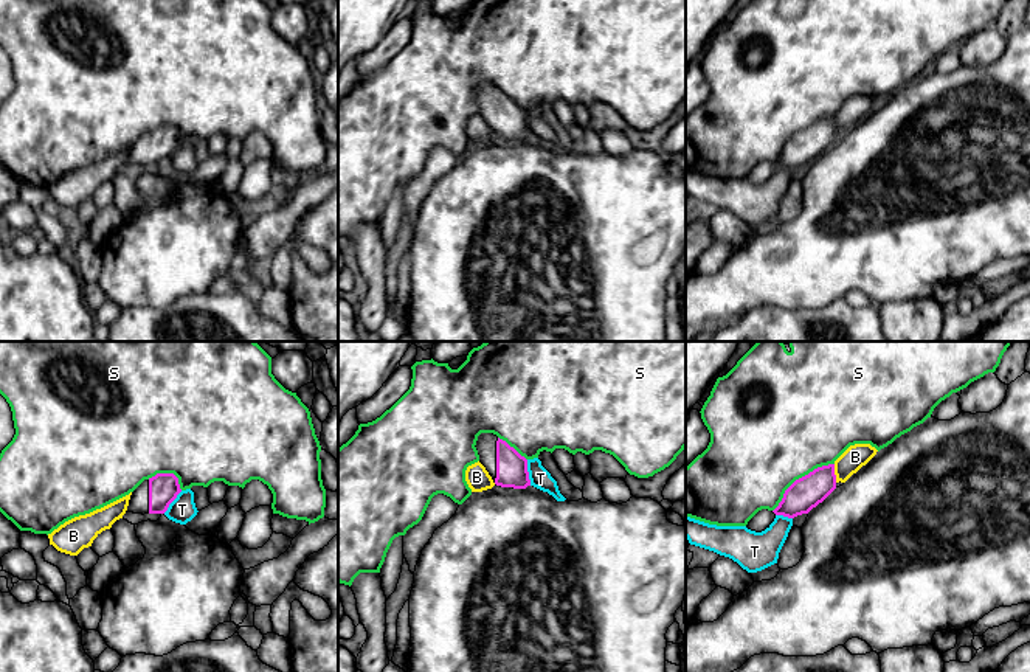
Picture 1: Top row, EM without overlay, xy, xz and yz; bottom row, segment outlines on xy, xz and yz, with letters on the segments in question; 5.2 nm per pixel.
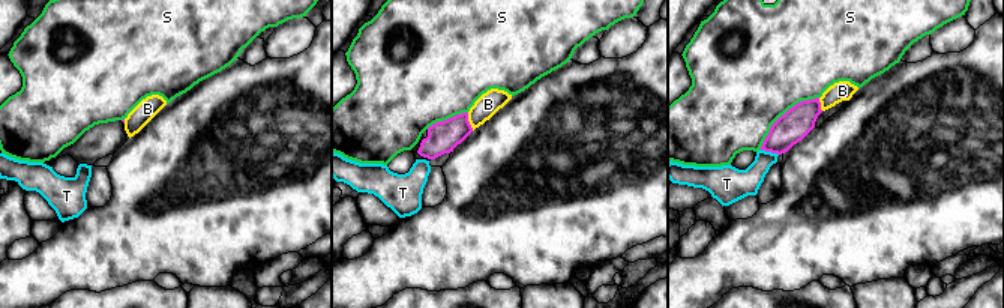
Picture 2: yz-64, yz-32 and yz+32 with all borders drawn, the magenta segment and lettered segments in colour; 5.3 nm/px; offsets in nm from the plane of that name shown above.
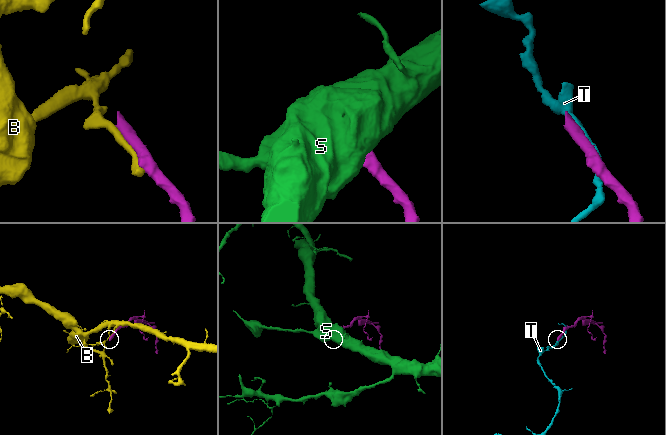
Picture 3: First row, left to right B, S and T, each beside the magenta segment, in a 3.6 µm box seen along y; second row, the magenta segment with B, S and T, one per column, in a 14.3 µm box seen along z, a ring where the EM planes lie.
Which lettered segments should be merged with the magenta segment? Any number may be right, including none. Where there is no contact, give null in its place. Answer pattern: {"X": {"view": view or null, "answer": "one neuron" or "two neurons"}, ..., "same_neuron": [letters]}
{"B": {"view": "yz", "answer": "two neurons"}, "S": {"view": "yz", "answer": "two neurons"}, "T": {"view": "xz", "answer": "two neurons"}, "same_neuron": []}

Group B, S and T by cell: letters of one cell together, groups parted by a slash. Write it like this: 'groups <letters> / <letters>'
groups B / S / T

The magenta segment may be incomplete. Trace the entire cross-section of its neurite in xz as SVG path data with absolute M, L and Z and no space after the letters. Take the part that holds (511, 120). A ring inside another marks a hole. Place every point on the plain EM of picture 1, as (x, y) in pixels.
M481 85L476 93L479 115L493 135L501 140L526 141L531 138L527 112L493 85Z

